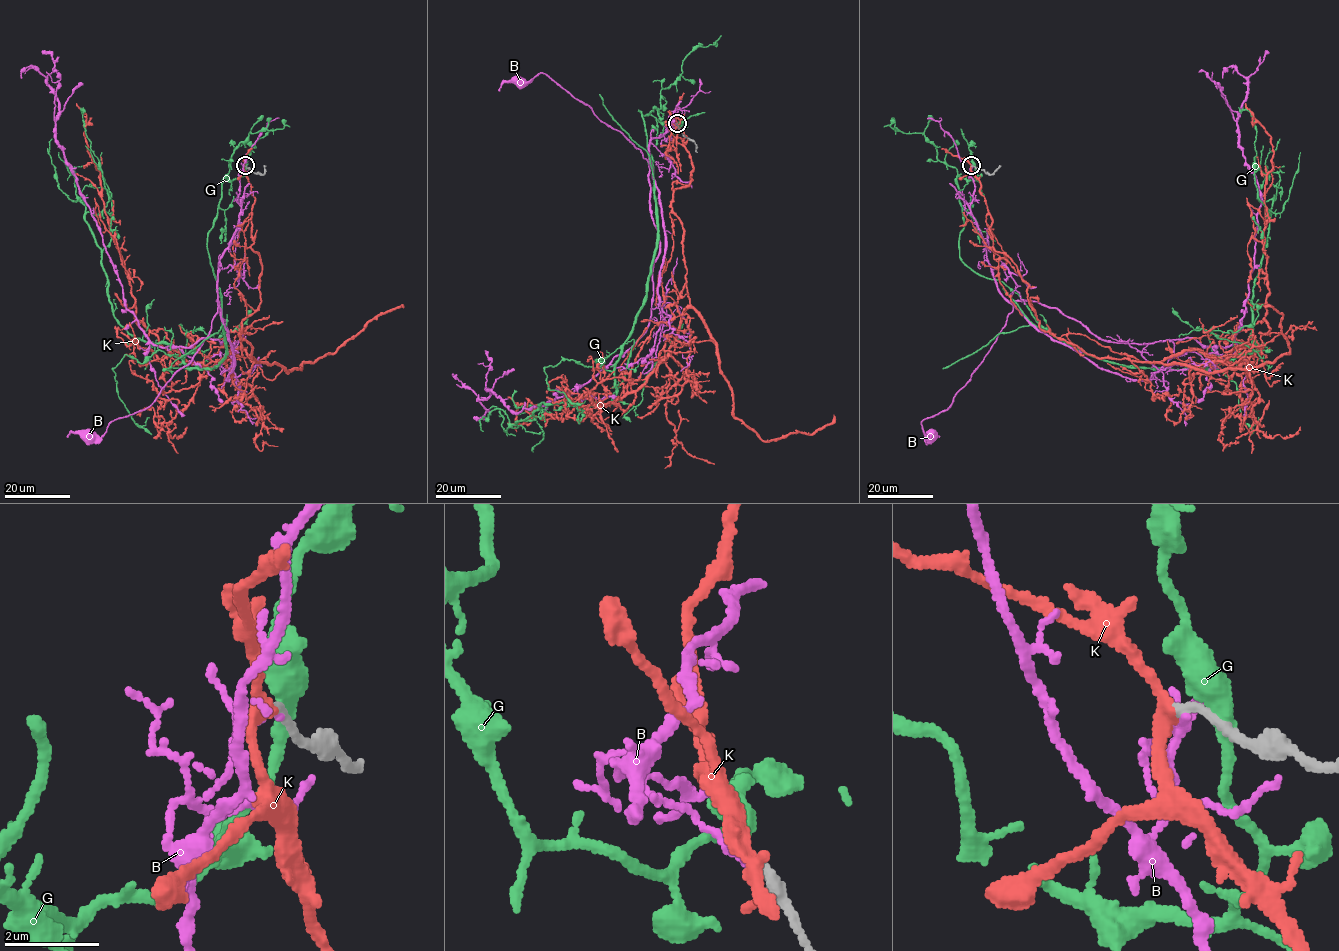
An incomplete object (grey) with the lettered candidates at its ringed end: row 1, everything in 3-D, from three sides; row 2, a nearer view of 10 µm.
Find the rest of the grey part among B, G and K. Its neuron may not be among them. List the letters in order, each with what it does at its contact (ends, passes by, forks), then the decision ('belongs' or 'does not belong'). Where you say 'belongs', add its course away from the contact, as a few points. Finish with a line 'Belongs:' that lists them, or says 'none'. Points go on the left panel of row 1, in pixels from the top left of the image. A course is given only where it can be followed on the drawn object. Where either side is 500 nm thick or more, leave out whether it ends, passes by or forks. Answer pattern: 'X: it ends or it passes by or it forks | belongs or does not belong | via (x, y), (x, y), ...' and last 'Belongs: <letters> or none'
B: it passes by | does not belong
G: it passes by | does not belong
K: it passes by | belongs | via (245, 166), (261, 303), (240, 337), (258, 362), (239, 349), (205, 368), (172, 355), (136, 319), (76, 103)
Belongs: K

